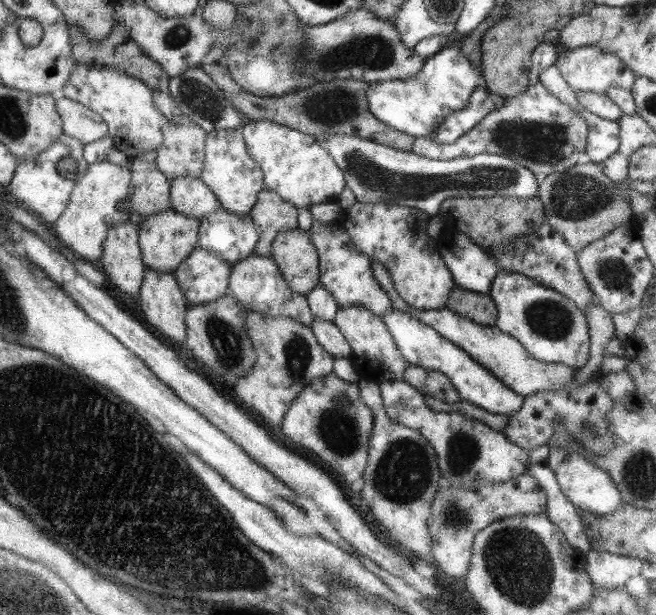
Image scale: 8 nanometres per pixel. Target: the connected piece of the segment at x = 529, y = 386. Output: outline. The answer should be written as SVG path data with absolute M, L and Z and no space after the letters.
M378 263L374 266L374 275L390 297L392 310L395 309L403 311L405 314L410 314L420 322L437 330L444 338L447 338L450 342L459 346L464 352L467 352L475 359L476 362L486 367L496 378L500 379L500 382L503 382L510 388L512 392L526 398L531 394L536 394L543 390L566 388L569 381L575 378L574 368L560 363L548 364L532 358L530 353L520 344L520 341L502 332L497 326L476 324L467 318L460 317L460 315L446 307L439 310L414 309L400 298L400 295L396 292L395 286L390 280L388 270L386 270L382 264Z

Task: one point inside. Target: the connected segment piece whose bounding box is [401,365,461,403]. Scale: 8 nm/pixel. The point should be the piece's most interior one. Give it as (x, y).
(438, 385)

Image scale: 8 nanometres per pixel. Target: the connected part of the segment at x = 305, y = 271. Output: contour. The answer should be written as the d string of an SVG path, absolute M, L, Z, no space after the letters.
M296 228L278 234L272 252L284 280L294 292L307 295L319 285L319 256L308 232Z

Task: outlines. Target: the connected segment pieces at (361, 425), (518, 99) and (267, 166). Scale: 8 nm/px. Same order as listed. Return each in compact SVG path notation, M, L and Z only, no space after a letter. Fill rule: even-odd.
M334 372L324 378L314 378L292 401L285 414L282 434L298 452L316 454L318 464L336 470L338 482L352 484L363 478L368 462L368 447L371 442L374 417L359 395L357 383L340 379Z
M541 44L537 46L531 54L531 69L529 70L529 85L522 93L514 97L505 99L500 109L493 110L487 114L472 130L458 137L452 144L439 143L432 137L416 138L412 147L414 154L424 156L432 160L452 160L454 158L472 158L478 154L504 155L516 160L521 166L528 168L536 176L537 182L541 184L548 175L554 172L564 172L572 166L579 165L578 157L585 152L587 143L588 127L584 119L579 116L577 110L567 104L560 102L560 99L552 96L547 88L538 82L538 66L544 64L534 64L534 60L556 60L558 44Z
M262 120L240 127L248 154L260 165L265 188L272 190L284 202L299 208L322 203L337 203L346 189L344 174L322 143L309 134L280 123Z

